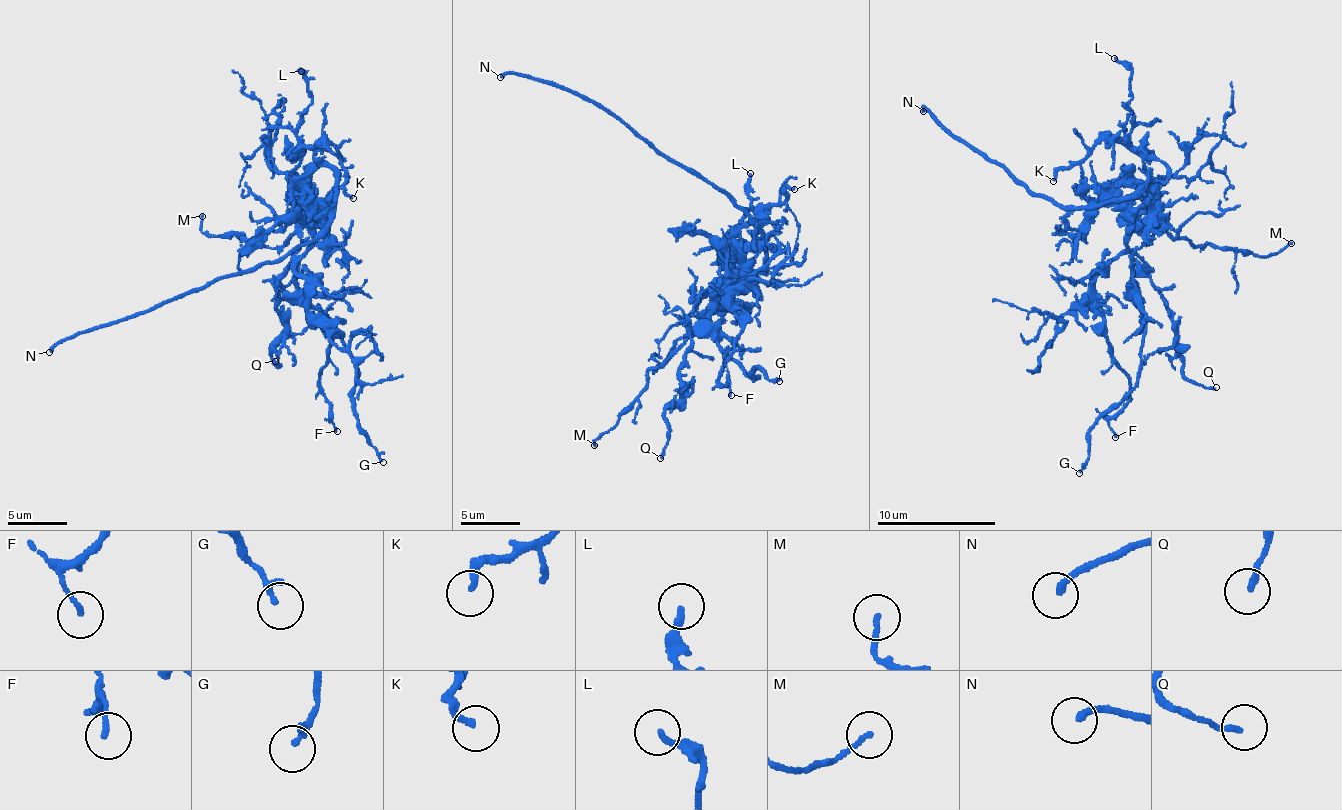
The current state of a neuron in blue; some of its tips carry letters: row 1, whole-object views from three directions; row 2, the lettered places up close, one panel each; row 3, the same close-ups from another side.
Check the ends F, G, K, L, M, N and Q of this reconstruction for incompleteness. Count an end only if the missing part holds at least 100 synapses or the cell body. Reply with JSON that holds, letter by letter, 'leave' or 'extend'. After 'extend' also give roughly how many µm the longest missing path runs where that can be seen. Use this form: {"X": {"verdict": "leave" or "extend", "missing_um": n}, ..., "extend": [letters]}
{"F": {"verdict": "leave"}, "G": {"verdict": "leave"}, "K": {"verdict": "leave"}, "L": {"verdict": "leave"}, "M": {"verdict": "leave"}, "N": {"verdict": "extend", "missing_um": 15}, "Q": {"verdict": "leave"}, "extend": ["N"]}

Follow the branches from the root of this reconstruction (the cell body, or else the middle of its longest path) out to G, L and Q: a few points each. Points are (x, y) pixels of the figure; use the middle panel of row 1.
G: (752, 243), (708, 330), (751, 381), (759, 379), (753, 369), (760, 368), (769, 381), (779, 381)
L: (752, 243), (734, 252), (728, 271), (720, 273), (728, 262), (735, 224), (743, 213), (753, 212), (750, 173)
Q: (752, 243), (731, 297), (689, 335), (679, 380), (684, 391), (664, 413), (667, 445), (660, 458)

